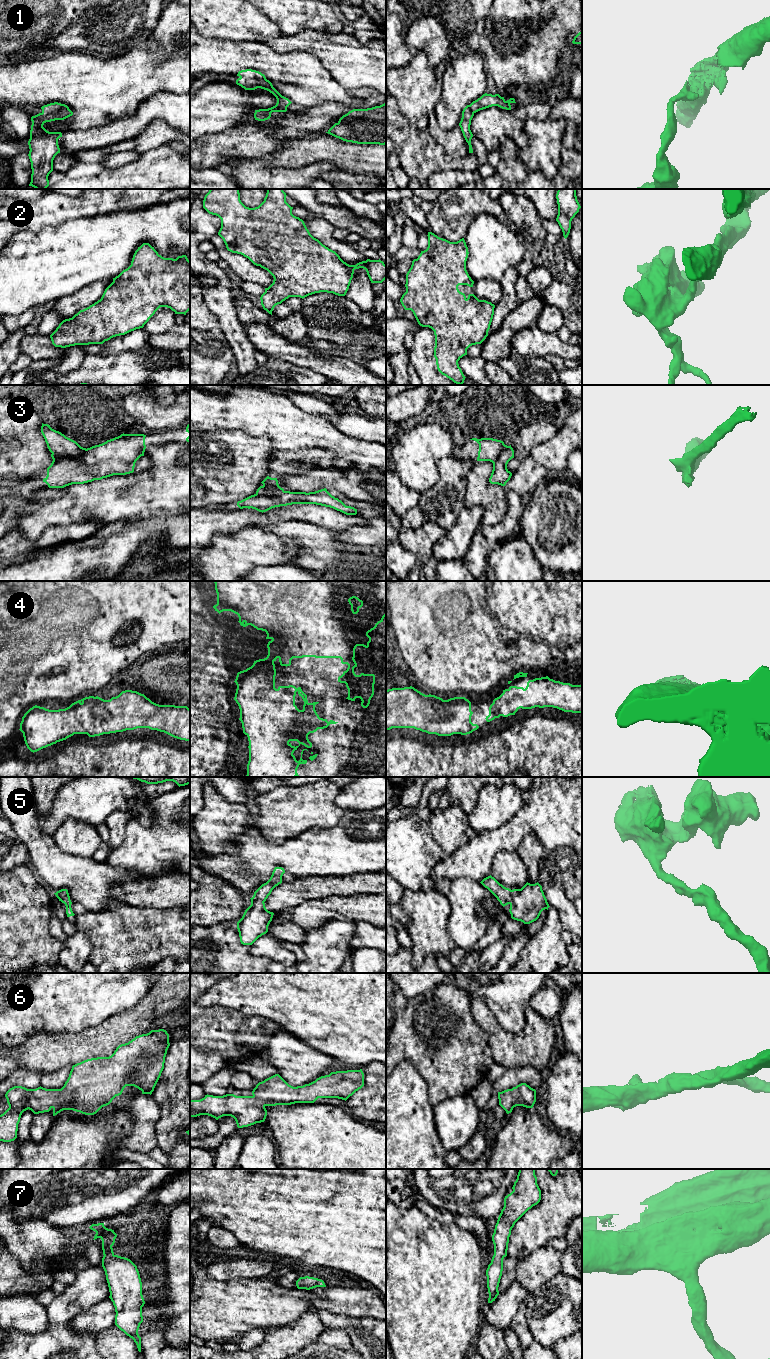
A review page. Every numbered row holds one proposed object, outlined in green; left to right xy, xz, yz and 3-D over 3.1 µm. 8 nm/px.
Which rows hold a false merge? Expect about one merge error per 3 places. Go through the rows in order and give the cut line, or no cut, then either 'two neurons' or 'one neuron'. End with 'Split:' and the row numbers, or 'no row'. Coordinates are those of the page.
1: no cut | one neuron
2: no cut | one neuron
3: xy (86, 449), (81, 457), (75, 458), (60, 457), (52, 453) | two neurons
4: no cut | one neuron
5: no cut | one neuron
6: no cut | one neuron
7: no cut | one neuron
Split: 3

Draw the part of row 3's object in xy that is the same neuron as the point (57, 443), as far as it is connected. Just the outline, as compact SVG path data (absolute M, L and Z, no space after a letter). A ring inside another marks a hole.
M42 423L41 433L52 454L72 459L84 456L86 448L81 447L76 441L66 437L61 432L52 429L50 425Z

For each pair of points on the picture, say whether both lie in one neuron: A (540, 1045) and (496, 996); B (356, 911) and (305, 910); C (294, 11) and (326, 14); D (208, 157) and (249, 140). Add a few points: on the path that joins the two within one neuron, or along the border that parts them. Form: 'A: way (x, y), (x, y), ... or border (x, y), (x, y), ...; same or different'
A: border (528, 1004), (520, 1032), (501, 1026); different
B: way (343, 908), (318, 910); same
C: way (302, 11), (306, 11), (309, 14), (318, 14); same
D: way (218, 147), (239, 141); same

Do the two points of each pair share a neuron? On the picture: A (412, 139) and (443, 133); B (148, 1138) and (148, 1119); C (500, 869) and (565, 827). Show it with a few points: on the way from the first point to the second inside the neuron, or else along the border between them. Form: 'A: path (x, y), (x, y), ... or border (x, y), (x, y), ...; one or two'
A: border (427, 128), (433, 139), (446, 153); two
B: path (148, 1133), (148, 1124); one
C: border (516, 850), (500, 850), (493, 860); two

